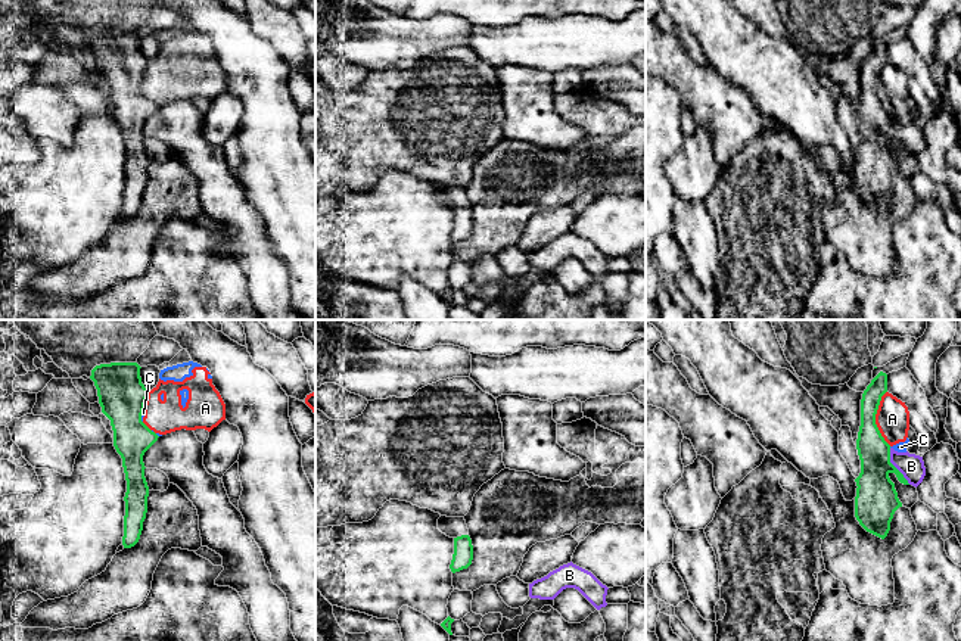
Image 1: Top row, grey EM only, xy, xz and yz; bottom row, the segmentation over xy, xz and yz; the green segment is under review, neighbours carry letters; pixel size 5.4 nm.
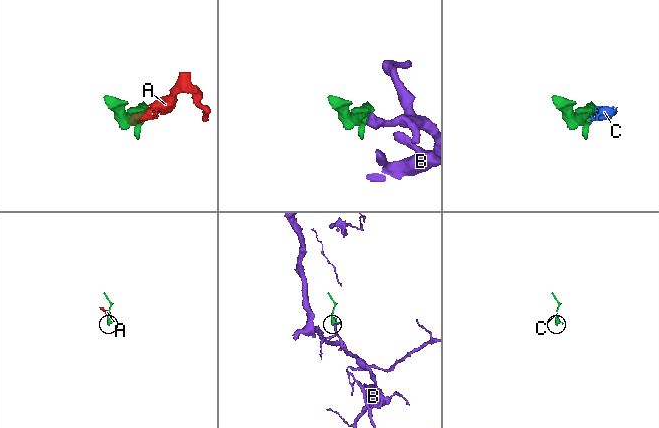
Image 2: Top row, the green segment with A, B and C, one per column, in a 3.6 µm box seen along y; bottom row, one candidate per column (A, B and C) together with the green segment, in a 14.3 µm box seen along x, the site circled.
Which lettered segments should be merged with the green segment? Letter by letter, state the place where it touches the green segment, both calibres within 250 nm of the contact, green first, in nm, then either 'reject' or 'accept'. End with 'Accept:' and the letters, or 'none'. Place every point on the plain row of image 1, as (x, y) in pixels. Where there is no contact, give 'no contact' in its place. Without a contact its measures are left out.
A: meets green in yz at (874, 89); 180 nm thick on the green side, 190 nm on the other; reject
B: meets green in yz at (893, 136); 240 nm thick on the green side, 140 nm on the other; reject
C: meets green in xy at (140, 87); 260 nm thick on the green side, 20 nm on the other; reject
Accept: none

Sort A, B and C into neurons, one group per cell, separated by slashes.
A C / B

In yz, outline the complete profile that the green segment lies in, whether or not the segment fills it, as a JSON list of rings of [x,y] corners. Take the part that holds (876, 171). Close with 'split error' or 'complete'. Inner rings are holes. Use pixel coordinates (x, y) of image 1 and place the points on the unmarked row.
[[[880,41],[862,63],[861,96],[856,119],[861,130],[861,143],[855,149],[855,187],[870,203],[884,209],[890,200],[895,181],[902,177],[895,153],[889,144],[909,155],[904,144],[890,133],[890,115],[881,106],[876,84],[881,66],[887,62],[887,44]]]; complete

